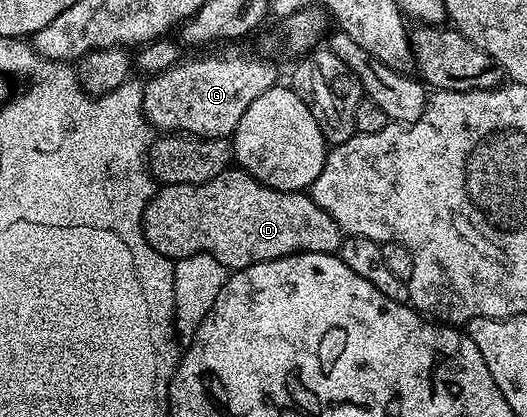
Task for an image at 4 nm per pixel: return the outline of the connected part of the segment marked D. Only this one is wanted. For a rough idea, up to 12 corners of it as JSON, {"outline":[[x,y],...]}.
{"outline":[[242,169],[169,183],[143,214],[166,259],[239,271],[342,229],[302,191]]}

